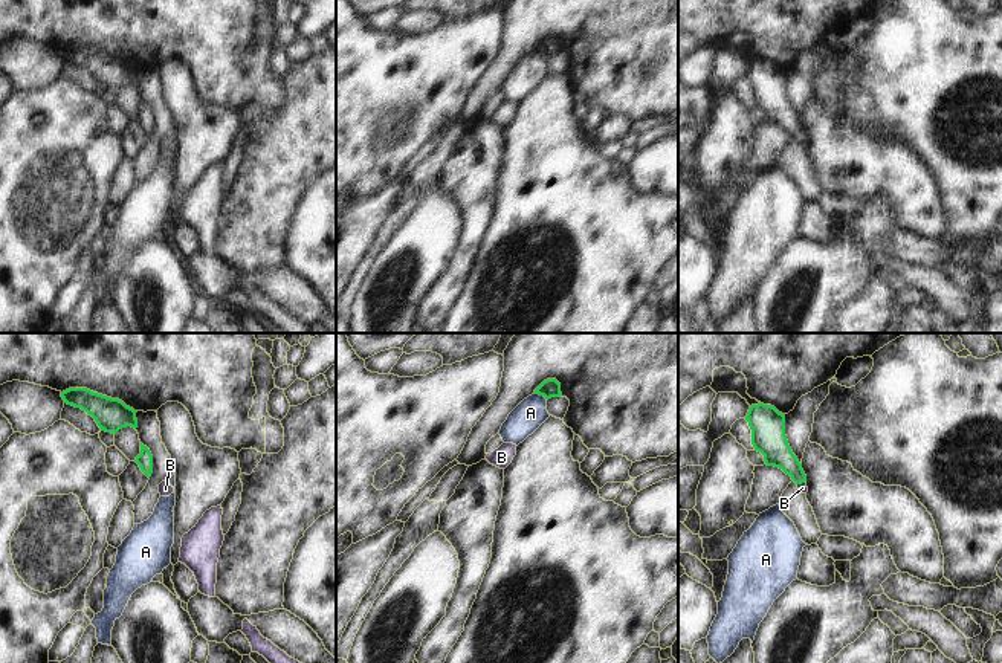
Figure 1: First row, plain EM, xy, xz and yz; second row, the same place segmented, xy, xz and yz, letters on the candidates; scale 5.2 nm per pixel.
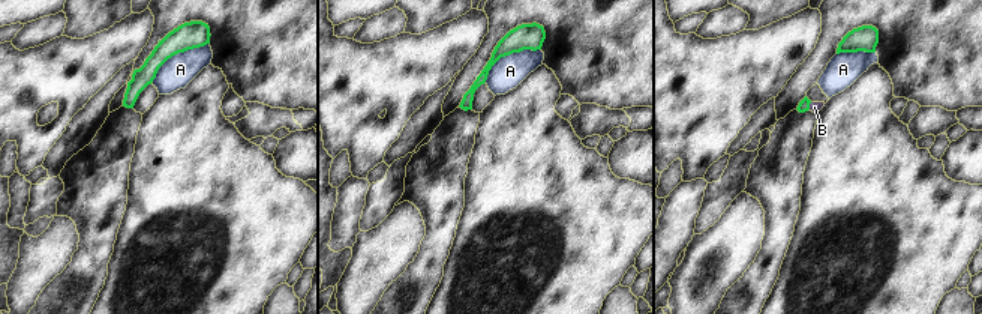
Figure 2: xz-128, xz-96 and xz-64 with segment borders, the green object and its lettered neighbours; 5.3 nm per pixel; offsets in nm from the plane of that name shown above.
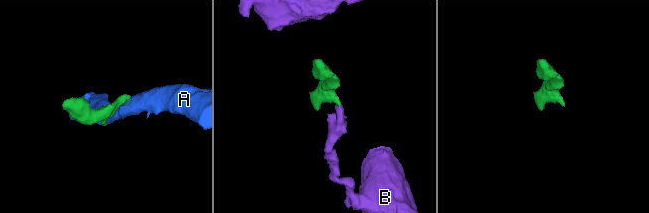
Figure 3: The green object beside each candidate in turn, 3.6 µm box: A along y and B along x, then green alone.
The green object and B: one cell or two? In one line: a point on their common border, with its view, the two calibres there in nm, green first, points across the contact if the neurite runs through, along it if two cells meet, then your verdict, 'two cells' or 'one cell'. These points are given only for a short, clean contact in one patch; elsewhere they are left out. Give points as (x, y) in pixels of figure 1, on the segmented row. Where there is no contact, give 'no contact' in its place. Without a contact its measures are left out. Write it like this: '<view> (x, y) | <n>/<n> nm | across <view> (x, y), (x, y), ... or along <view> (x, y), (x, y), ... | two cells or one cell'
yz (801, 483) | 160/50 nm | across yz (773, 445), (795, 469), (801, 483), (802, 488) | one cell

